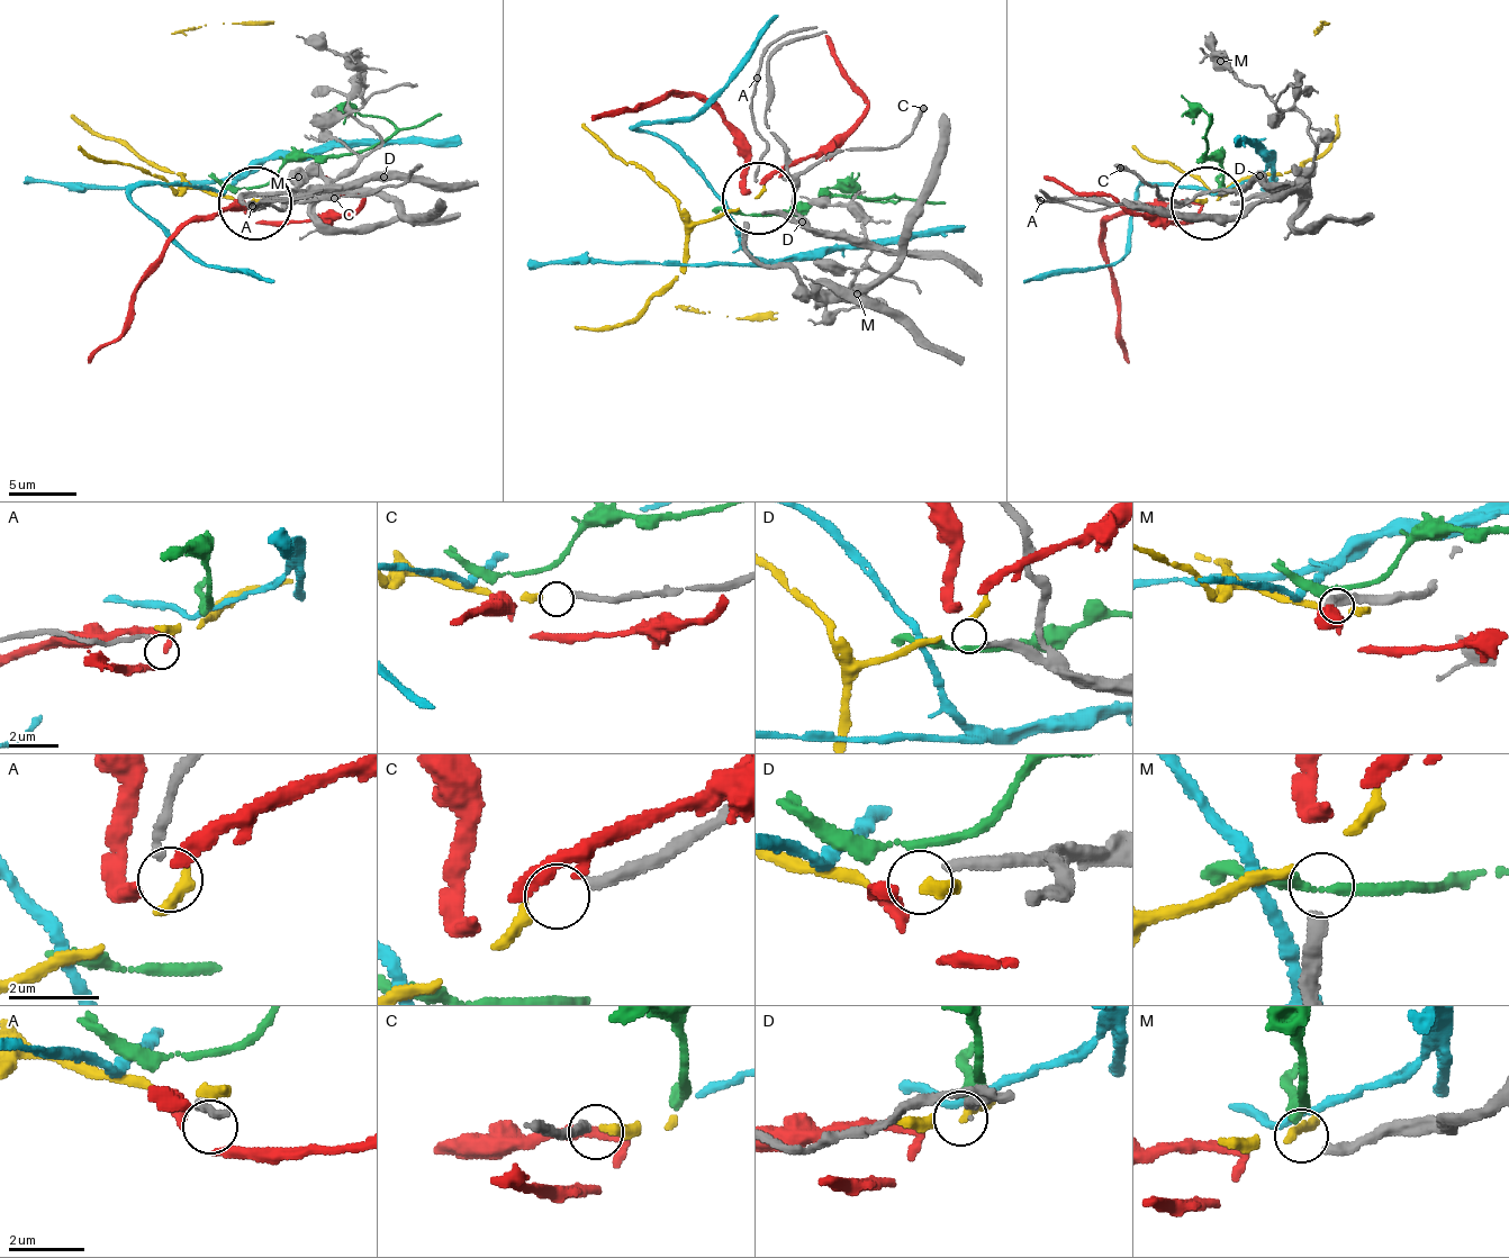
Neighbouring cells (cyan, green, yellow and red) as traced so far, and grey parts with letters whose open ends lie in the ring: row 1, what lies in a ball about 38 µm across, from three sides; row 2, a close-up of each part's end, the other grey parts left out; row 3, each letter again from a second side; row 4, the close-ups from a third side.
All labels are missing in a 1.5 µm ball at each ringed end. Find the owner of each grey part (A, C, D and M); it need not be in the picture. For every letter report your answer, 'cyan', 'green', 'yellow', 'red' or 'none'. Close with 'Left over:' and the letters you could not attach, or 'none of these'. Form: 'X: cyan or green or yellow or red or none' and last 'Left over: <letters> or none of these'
A: red
C: yellow
D: none
M: green
Left over: D

